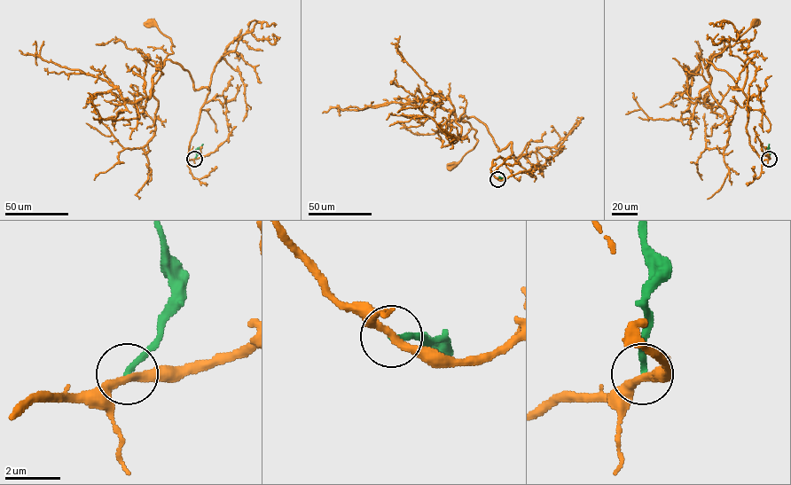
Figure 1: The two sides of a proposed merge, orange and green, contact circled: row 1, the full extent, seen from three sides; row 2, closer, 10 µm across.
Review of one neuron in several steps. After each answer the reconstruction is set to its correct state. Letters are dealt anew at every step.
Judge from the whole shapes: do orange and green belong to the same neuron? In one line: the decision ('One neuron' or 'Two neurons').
Two neurons

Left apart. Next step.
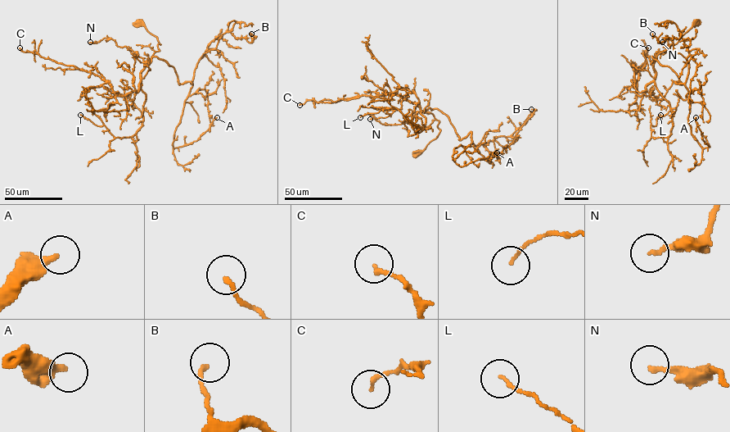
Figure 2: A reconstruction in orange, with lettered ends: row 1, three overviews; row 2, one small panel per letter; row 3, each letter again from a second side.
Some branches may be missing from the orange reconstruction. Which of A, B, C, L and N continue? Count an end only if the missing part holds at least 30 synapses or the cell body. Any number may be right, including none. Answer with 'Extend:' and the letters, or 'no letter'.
Extend: no letter

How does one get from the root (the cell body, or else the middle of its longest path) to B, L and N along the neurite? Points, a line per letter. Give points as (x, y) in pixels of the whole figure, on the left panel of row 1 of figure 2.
B: (137, 22), (160, 44), (144, 66), (162, 59), (179, 84), (215, 38), (251, 34)
L: (137, 22), (160, 44), (141, 72), (141, 127), (130, 137), (115, 138), (80, 115)
N: (137, 22), (160, 44), (144, 61), (108, 38), (90, 42)

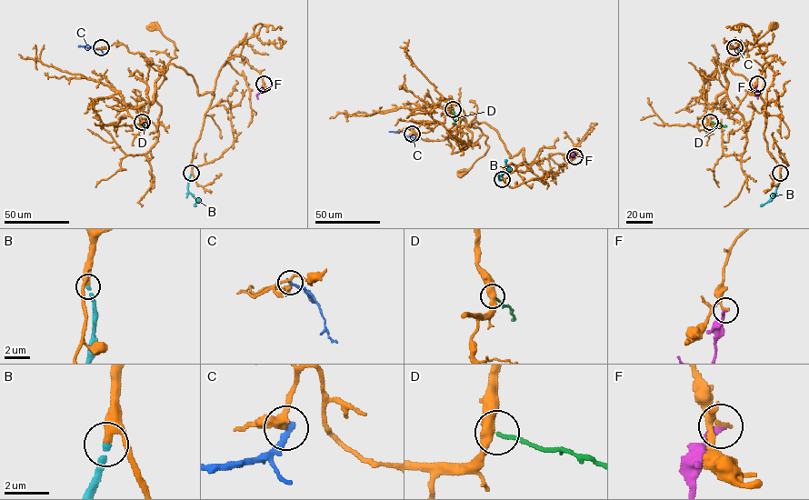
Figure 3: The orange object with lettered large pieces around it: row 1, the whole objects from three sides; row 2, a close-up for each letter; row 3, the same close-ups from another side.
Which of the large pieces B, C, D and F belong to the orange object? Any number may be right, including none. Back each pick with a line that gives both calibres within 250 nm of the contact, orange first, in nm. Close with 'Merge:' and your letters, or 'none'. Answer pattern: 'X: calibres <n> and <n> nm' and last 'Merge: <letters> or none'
B: calibres 280 and 280 nm
D: calibres 460 and 160 nm
Merge: B, D

